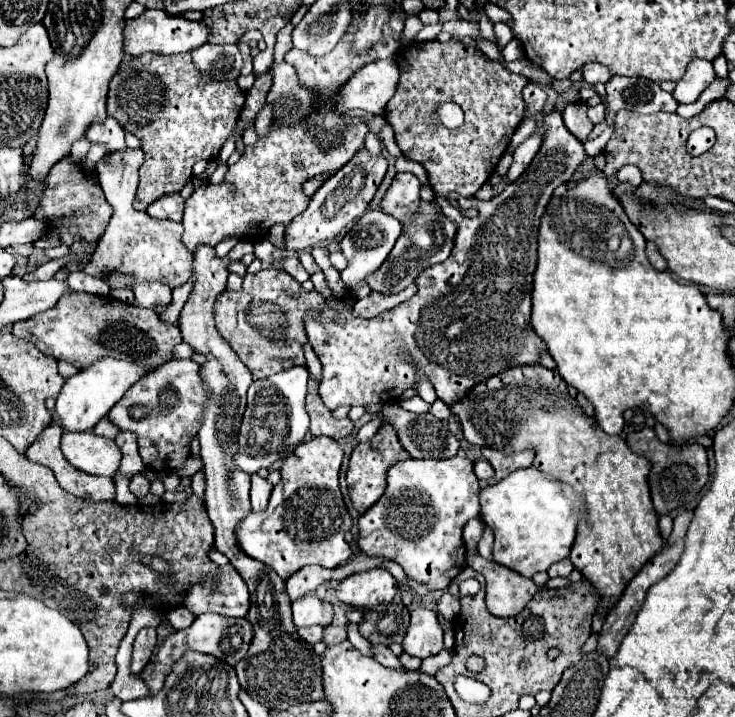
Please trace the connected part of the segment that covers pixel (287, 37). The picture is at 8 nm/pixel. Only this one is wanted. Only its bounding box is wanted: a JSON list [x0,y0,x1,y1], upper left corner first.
[273,24,295,64]

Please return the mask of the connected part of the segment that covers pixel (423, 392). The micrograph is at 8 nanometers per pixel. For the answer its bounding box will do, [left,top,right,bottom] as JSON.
[415,378,437,404]

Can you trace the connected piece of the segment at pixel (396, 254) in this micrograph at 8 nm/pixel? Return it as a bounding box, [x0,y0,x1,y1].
[365,212,455,294]

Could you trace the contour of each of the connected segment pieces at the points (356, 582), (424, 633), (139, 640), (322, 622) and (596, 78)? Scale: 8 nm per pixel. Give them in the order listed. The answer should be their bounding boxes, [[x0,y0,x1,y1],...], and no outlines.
[[337,568,397,608],[401,608,443,658],[131,628,157,672],[293,596,333,626],[581,64,611,84]]

